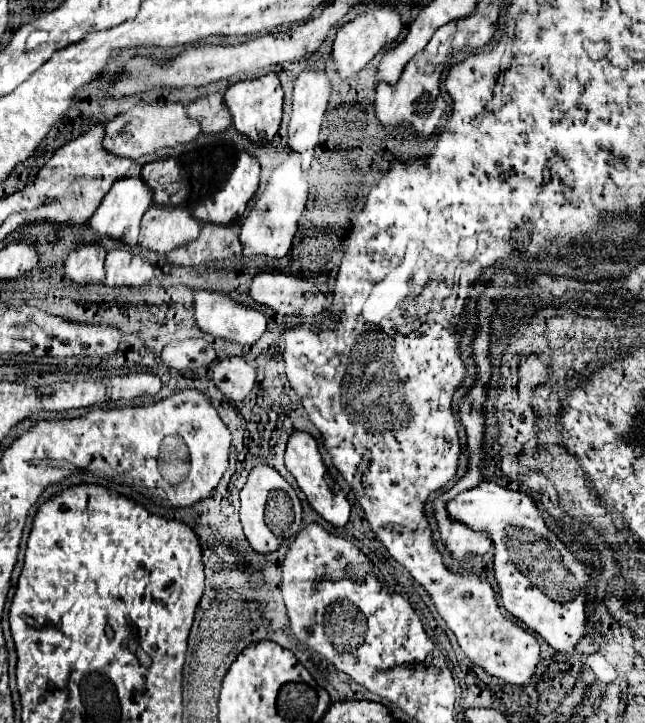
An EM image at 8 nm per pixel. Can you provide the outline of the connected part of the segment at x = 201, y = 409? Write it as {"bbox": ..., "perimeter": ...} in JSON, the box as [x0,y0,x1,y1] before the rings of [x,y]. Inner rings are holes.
{"bbox":[89,390,231,508],"perimeter":[[[197,390],[177,392],[151,406],[133,406],[133,408],[127,406],[119,410],[97,408],[89,412],[89,420],[93,420],[93,440],[101,444],[103,460],[111,468],[131,468],[129,472],[131,486],[153,504],[161,504],[163,500],[169,500],[169,504],[175,508],[193,506],[213,492],[213,488],[219,484],[227,468],[231,434],[227,426],[221,422],[213,404]]]}

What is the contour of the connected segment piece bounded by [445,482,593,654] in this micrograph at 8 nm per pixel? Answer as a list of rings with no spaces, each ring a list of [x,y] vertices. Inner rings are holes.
[[[481,482],[479,488],[469,488],[461,492],[457,498],[449,500],[447,514],[451,520],[461,520],[467,528],[473,528],[475,532],[485,532],[491,538],[493,544],[493,574],[499,586],[501,602],[507,612],[511,612],[519,622],[523,622],[529,630],[541,634],[541,638],[551,644],[555,650],[571,654],[575,644],[585,636],[587,632],[587,618],[585,618],[585,606],[583,596],[591,582],[593,570],[585,564],[577,562],[573,554],[563,546],[563,542],[549,532],[545,526],[539,508],[533,504],[533,500],[523,492],[507,490],[495,482]]]

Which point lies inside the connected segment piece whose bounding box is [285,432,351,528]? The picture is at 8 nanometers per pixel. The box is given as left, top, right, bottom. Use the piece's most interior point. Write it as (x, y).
(302, 458)

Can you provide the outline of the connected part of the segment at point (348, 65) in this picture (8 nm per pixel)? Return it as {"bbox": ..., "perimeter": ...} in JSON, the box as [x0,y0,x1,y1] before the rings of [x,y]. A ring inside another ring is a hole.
{"bbox":[331,6,401,80],"perimeter":[[[389,6],[367,8],[353,22],[349,22],[343,28],[337,30],[337,38],[333,42],[333,52],[331,52],[337,74],[343,80],[349,80],[349,78],[357,76],[375,58],[375,54],[381,48],[385,48],[387,44],[391,44],[399,36],[399,30],[401,30],[401,18],[395,10],[391,10]]]}

